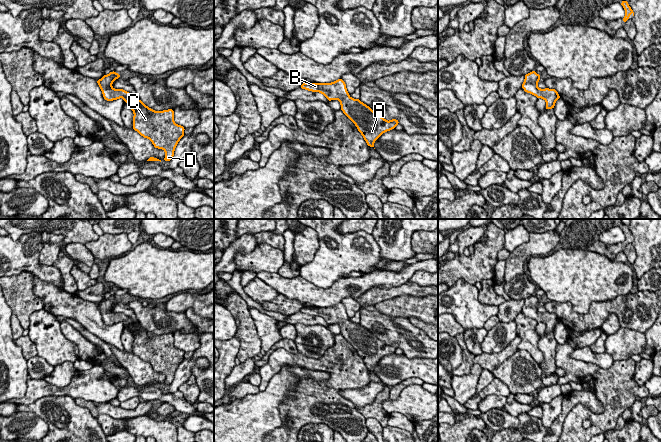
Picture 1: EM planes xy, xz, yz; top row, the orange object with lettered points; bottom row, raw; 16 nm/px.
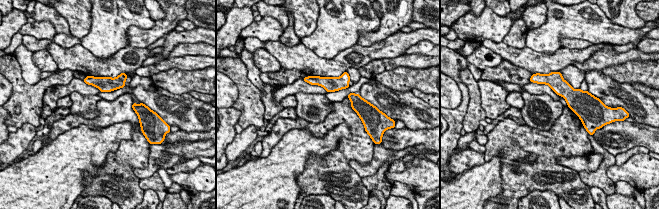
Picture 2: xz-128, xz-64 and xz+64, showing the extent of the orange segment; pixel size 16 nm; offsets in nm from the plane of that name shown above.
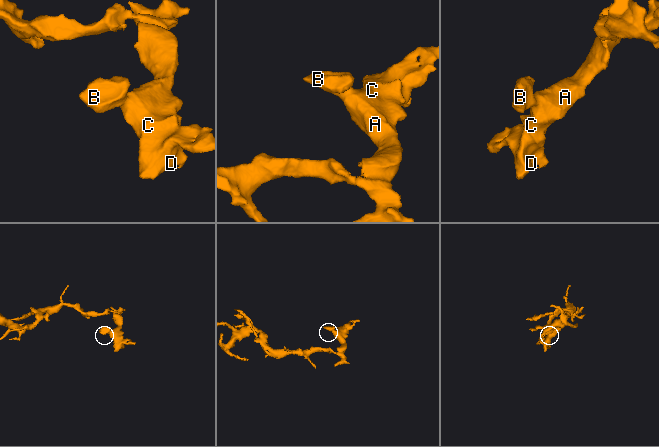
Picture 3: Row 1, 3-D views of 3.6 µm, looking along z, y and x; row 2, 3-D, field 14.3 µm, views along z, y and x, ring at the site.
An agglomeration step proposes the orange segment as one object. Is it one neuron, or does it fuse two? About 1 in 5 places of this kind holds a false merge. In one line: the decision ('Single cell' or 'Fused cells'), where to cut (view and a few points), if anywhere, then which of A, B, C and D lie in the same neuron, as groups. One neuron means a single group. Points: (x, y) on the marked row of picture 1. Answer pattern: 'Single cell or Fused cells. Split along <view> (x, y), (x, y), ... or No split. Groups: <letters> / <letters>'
Single cell. No split. Groups: A B C D

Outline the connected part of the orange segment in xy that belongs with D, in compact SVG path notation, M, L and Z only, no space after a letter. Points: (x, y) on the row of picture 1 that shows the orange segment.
M115 71L96 80L101 88L103 97L107 101L123 98L134 113L133 129L144 138L151 140L155 148L165 151L164 161L170 161L174 156L174 150L184 136L185 128L174 122L173 109L154 111L147 107L140 99L135 101L133 96L123 90L114 89L112 83L120 78Z

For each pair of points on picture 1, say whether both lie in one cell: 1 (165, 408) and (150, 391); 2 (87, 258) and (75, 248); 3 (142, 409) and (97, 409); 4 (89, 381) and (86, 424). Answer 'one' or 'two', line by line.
1: two
2: one
3: one
4: two

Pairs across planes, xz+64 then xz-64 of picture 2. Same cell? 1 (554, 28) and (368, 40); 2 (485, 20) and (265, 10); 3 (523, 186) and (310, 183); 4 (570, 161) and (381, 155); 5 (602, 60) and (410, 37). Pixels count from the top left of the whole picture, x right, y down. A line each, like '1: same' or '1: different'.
1: different
2: different
3: same
4: same
5: different

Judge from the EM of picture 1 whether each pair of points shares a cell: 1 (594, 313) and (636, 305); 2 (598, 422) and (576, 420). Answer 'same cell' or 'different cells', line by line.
1: same cell
2: same cell

